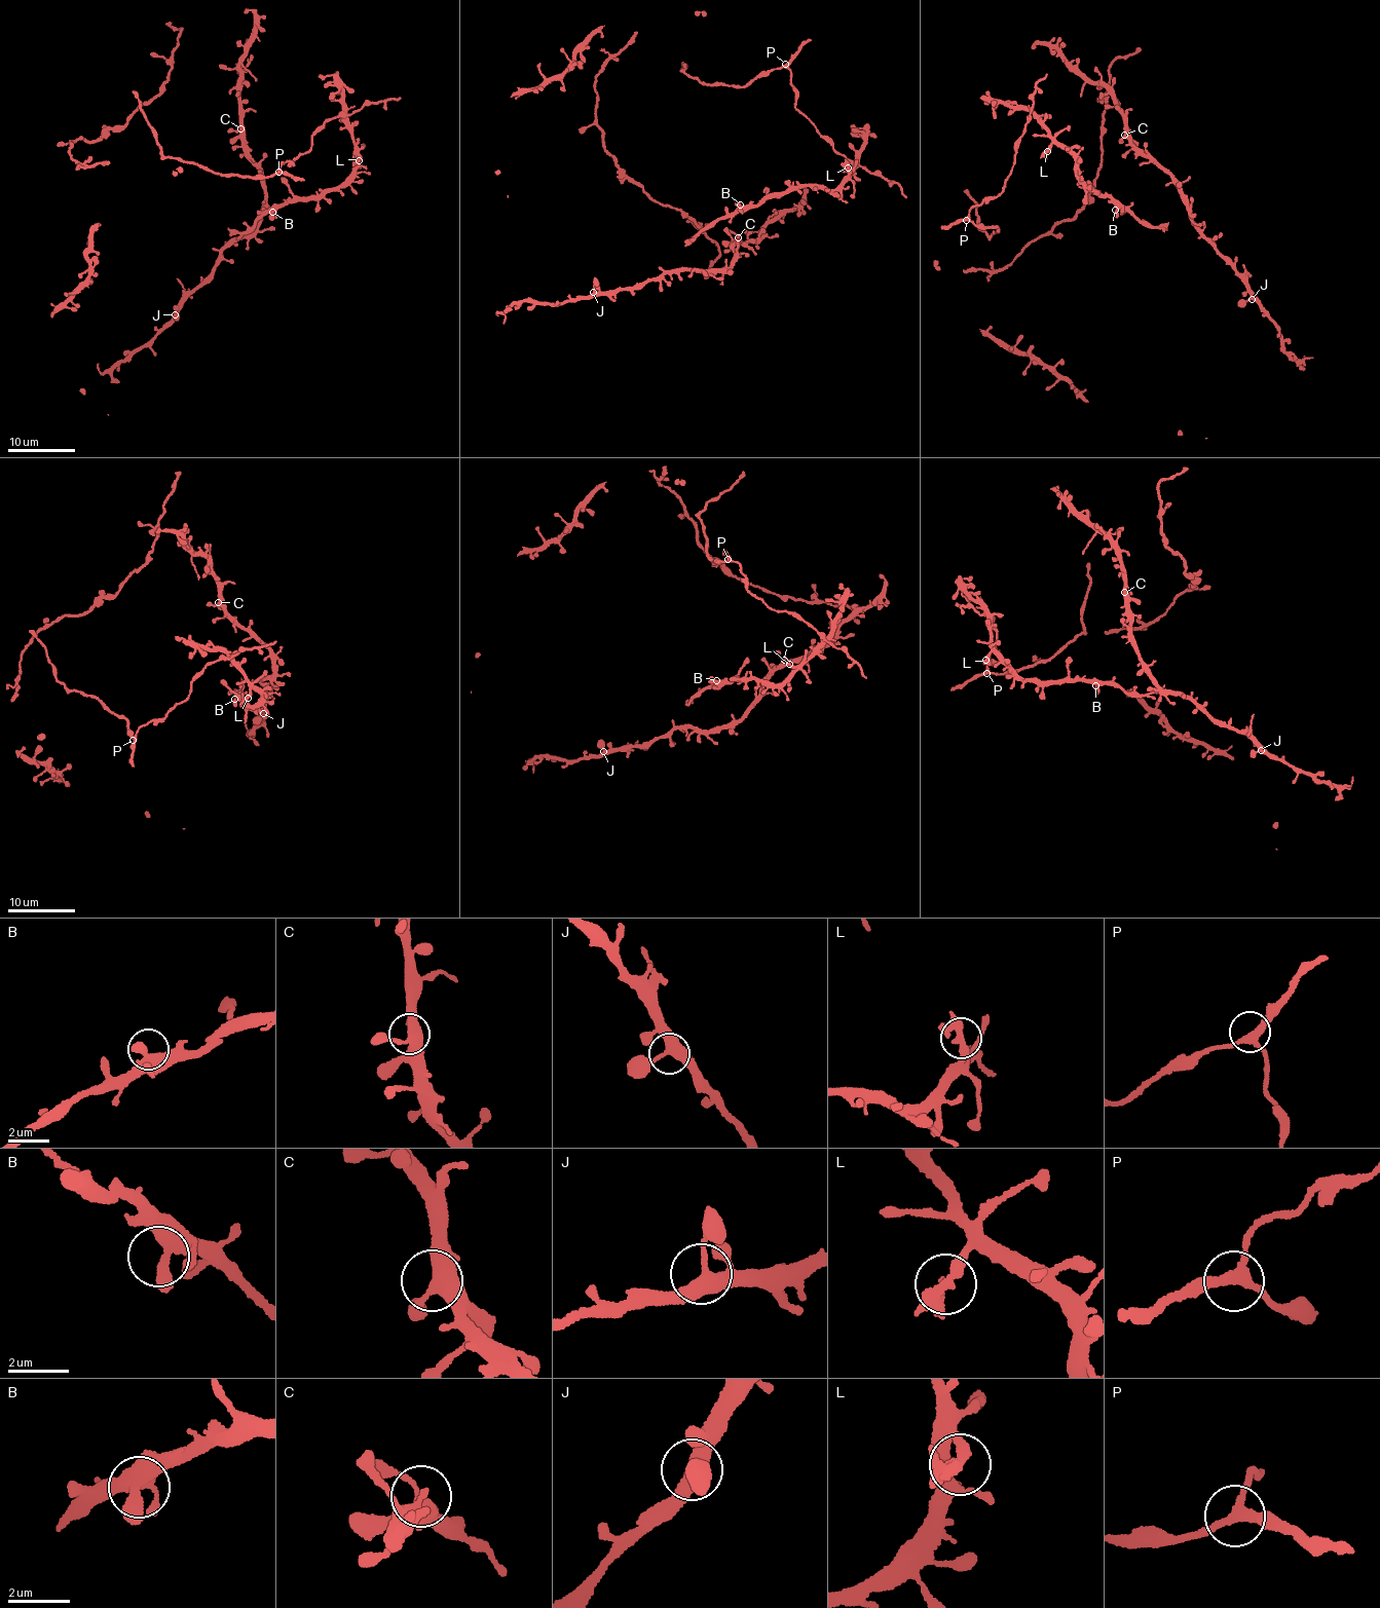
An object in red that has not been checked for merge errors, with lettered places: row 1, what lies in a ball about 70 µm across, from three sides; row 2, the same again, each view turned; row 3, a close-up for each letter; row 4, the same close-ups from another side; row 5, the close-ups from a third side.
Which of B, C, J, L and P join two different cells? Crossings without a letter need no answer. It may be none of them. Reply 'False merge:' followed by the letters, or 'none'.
False merge: none

